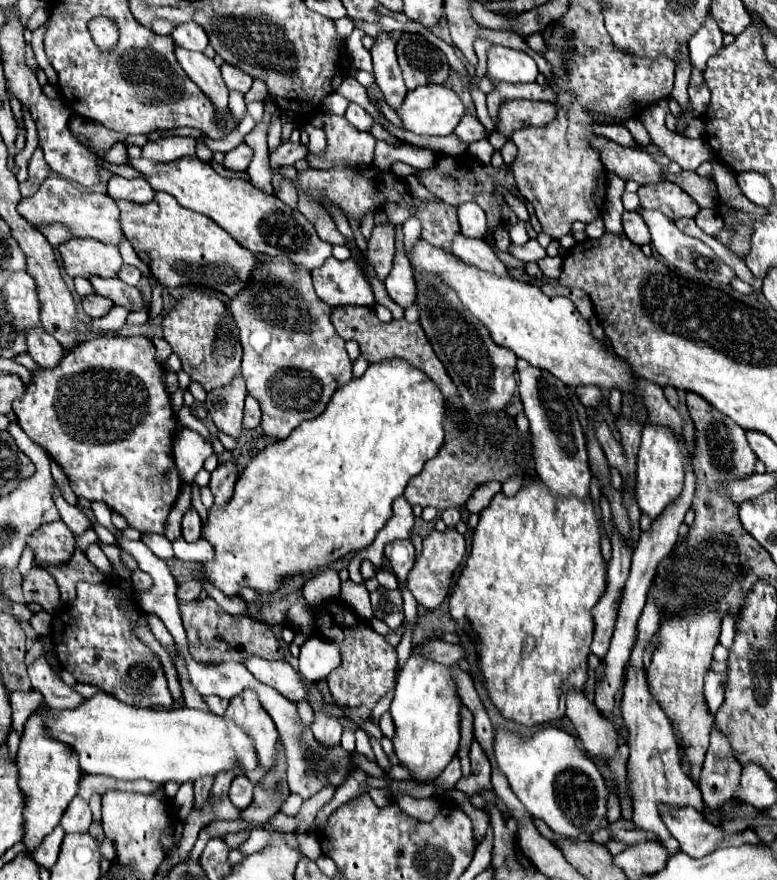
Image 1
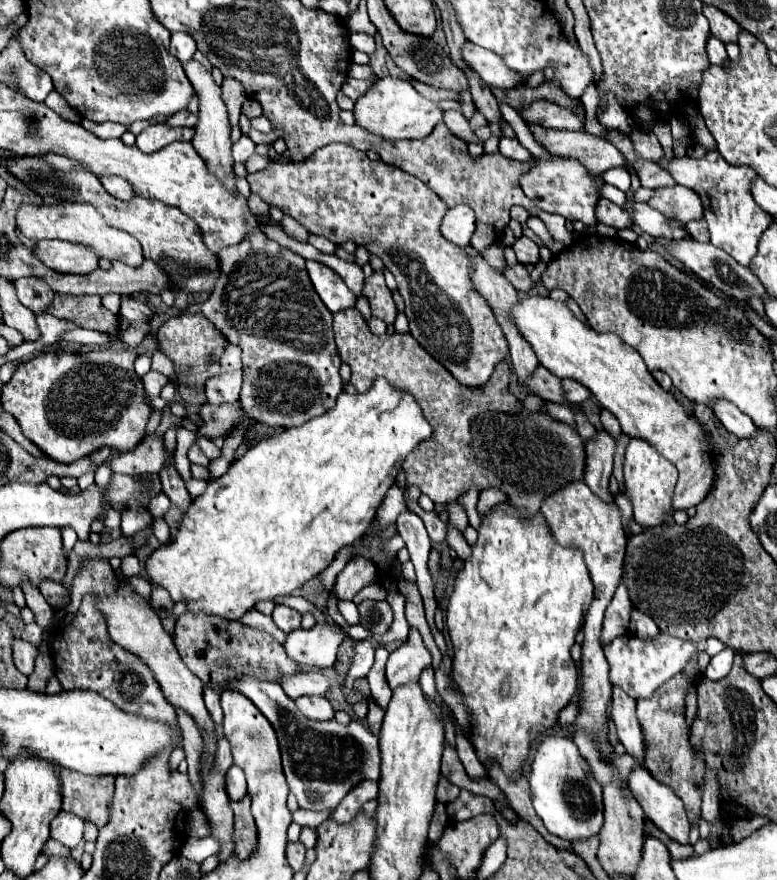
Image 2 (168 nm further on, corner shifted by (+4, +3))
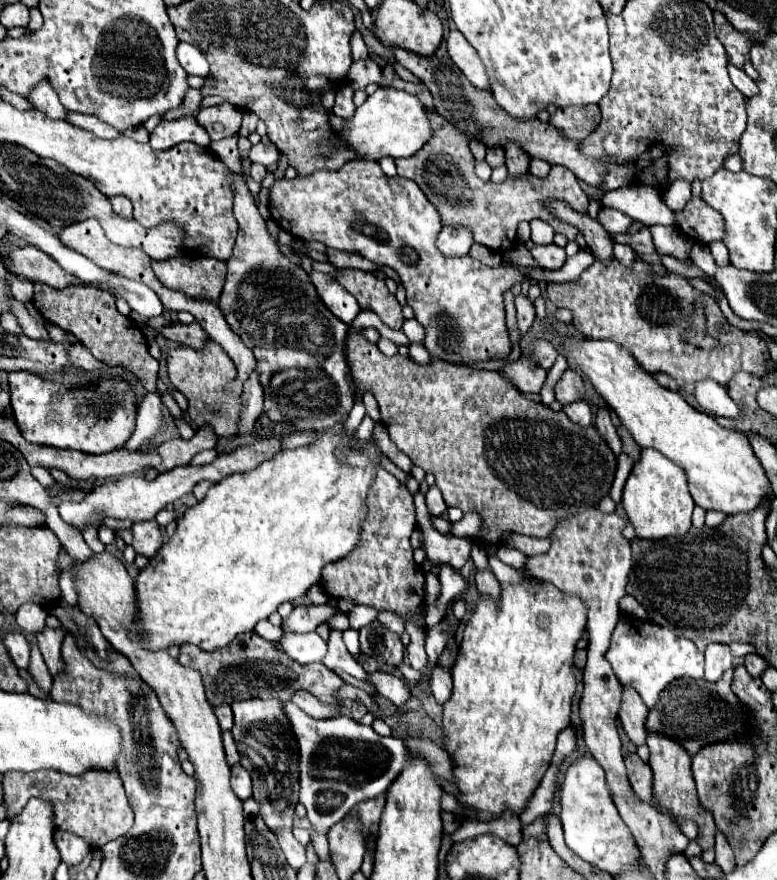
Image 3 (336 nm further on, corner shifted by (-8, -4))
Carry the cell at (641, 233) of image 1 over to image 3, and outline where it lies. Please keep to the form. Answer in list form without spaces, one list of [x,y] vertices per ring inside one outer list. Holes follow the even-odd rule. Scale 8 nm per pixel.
[[[601,207],[597,219],[599,219],[599,223],[603,225],[603,229],[605,229],[609,235],[627,233],[627,229],[629,229],[629,225],[631,225],[631,221],[633,221],[631,217],[623,215],[621,211],[609,209],[609,207]]]

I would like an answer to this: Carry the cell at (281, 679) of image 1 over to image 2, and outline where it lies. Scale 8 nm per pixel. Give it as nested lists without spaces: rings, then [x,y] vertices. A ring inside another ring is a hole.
[[[299,672],[299,674],[283,674],[279,680],[279,686],[283,688],[283,692],[287,692],[289,698],[297,700],[299,696],[323,696],[329,688],[329,680],[327,676],[319,674],[319,672]]]

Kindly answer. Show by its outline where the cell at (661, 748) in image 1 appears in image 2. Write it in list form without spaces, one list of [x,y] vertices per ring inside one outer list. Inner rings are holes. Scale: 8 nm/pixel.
[[[613,686],[613,704],[611,704],[611,720],[617,726],[617,736],[625,746],[625,752],[631,754],[639,766],[645,766],[645,740],[643,728],[635,716],[635,700],[623,692],[623,688]]]

